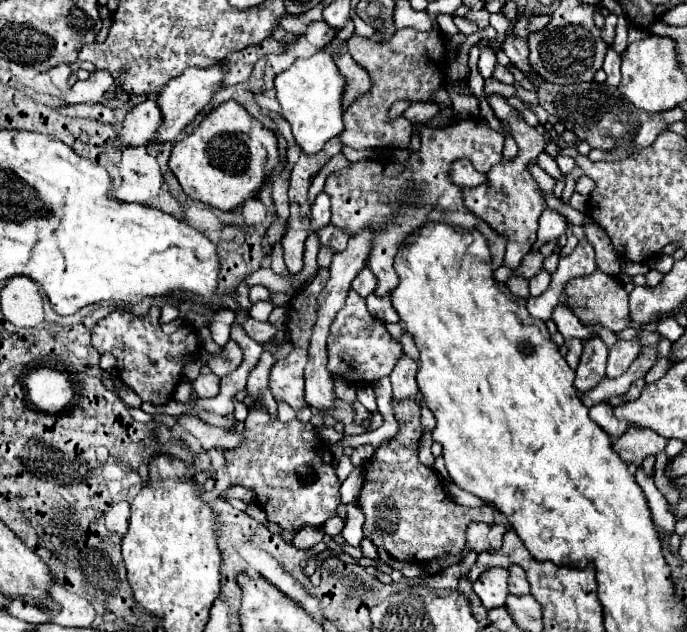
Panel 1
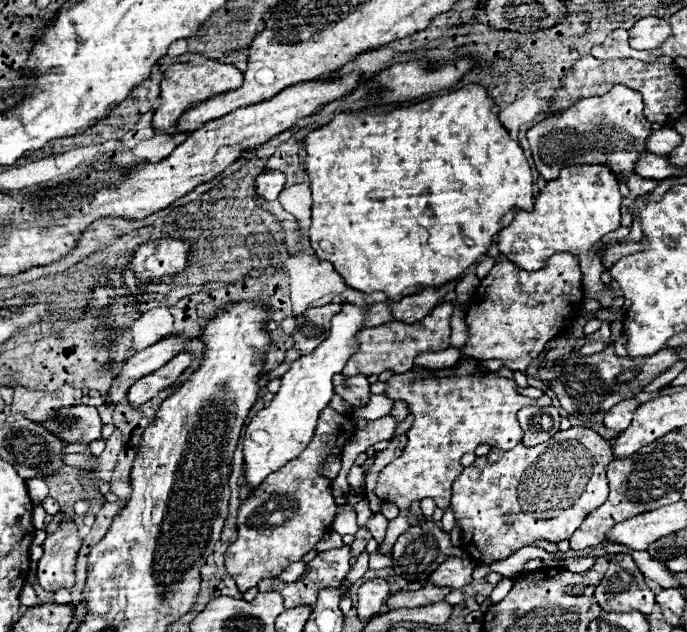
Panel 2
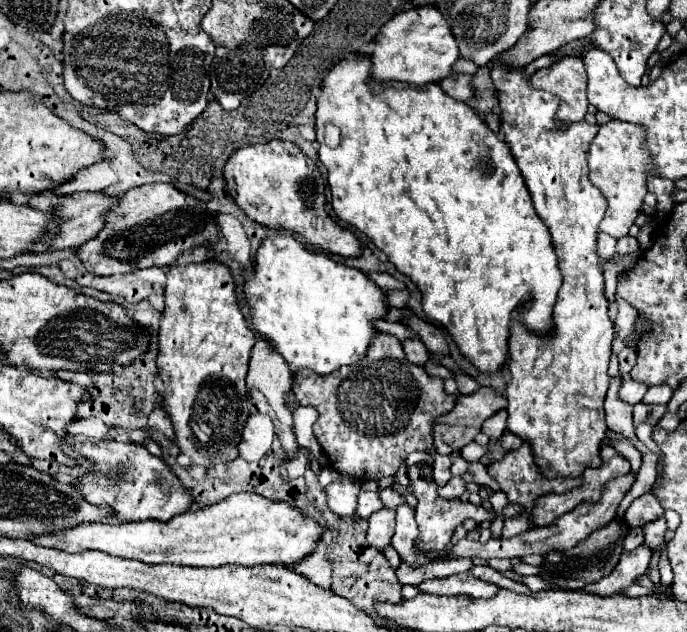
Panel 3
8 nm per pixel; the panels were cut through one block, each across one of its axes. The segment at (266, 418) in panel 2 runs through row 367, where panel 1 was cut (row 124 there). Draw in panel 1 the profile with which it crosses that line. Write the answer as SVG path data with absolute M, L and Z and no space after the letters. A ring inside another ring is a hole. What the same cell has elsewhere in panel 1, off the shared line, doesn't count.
M318 50L310 58L298 58L288 70L276 76L276 98L282 106L282 116L290 122L292 134L304 154L316 154L324 144L344 130L342 96L346 92L346 78L340 74L330 54Z

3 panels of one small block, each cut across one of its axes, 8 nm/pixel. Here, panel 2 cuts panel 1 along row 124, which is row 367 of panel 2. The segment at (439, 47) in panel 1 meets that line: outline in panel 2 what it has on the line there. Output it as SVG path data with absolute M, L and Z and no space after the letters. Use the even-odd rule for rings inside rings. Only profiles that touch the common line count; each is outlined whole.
M444 302L432 310L424 320L418 320L414 324L404 322L388 322L376 328L364 328L356 334L358 350L352 354L348 364L344 366L344 376L372 376L380 374L384 370L392 370L394 374L404 374L412 370L414 358L422 352L440 352L450 346L450 316L452 316L452 304Z

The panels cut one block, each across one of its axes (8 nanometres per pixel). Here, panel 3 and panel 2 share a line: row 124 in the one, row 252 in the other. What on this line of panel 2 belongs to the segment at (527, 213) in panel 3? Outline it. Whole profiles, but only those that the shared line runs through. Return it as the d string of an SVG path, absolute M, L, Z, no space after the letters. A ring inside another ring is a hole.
M470 84L462 90L450 92L442 98L430 98L410 108L396 108L386 114L374 114L372 110L354 112L354 114L338 114L330 124L310 132L304 140L306 148L306 172L310 176L312 188L312 226L310 226L310 244L320 260L328 260L334 264L336 272L344 278L344 282L360 292L384 292L392 302L402 300L404 296L418 294L424 288L440 288L460 276L490 250L494 236L506 228L518 210L532 212L534 210L534 194L532 194L532 172L526 162L526 156L518 142L510 138L510 134L498 122L498 114L494 112L494 102L488 98L486 90L478 84ZM322 242L330 242L334 246L334 254L322 250Z

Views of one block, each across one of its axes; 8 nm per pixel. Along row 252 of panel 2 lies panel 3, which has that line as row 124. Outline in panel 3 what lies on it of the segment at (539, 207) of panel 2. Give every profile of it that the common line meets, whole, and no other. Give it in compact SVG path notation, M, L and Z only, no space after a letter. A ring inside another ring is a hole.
M494 64L492 82L500 92L500 134L512 150L512 156L518 162L518 168L530 190L534 208L542 222L548 226L552 244L556 250L558 268L562 272L562 286L554 306L554 338L538 338L532 332L526 332L520 324L520 308L514 312L508 350L510 350L510 374L512 382L506 388L508 400L508 424L506 428L526 440L532 446L536 466L544 476L582 476L586 468L598 468L600 444L606 436L604 420L604 398L608 392L608 362L612 354L614 326L608 318L608 300L604 298L604 276L600 258L596 252L596 234L598 224L606 212L606 200L600 196L598 188L592 188L588 180L588 160L586 150L598 132L598 124L576 122L568 128L558 128L554 114L558 108L556 96L544 90L534 90L530 78L524 76L524 70L506 70L502 64Z

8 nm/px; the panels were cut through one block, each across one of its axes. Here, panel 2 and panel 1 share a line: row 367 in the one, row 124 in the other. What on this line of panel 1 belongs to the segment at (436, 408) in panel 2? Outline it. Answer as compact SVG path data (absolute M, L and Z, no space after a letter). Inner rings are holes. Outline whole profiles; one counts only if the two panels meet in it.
M454 120L446 128L428 128L420 126L422 148L412 154L406 166L400 164L382 164L376 160L354 162L348 168L336 170L326 178L324 190L332 196L332 224L346 228L350 234L364 230L366 226L376 228L374 252L368 260L368 268L378 276L376 294L384 296L392 292L398 284L398 276L392 268L398 246L406 234L412 234L418 226L430 220L444 220L452 226L462 228L480 228L488 238L492 248L494 268L502 266L504 258L504 236L496 234L484 220L470 214L462 202L462 192L450 180L450 164L458 158L470 158L480 172L488 172L494 164L502 162L504 134L488 128L480 120ZM400 222L400 226L394 226Z

